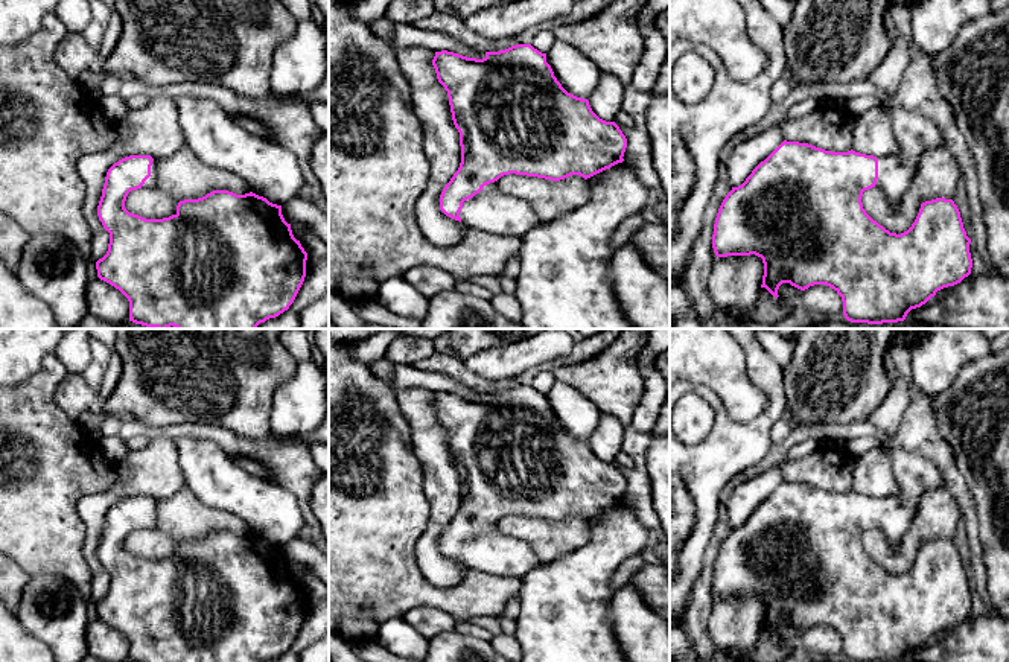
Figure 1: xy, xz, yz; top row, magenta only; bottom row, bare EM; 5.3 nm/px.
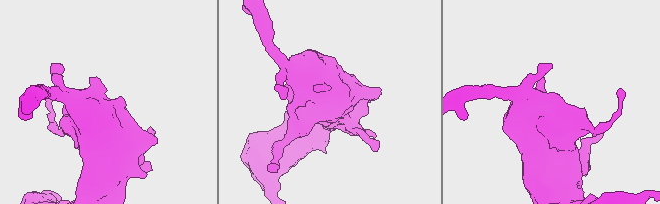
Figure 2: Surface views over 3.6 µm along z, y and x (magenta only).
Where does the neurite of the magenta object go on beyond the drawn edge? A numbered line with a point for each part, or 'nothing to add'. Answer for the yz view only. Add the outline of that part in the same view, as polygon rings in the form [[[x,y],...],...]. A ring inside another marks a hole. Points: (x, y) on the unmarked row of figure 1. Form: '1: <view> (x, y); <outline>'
1: yz (915, 475); [[[892,447],[890,458],[898,493],[877,498],[878,520],[875,528],[884,533],[892,549],[898,549],[916,517],[921,496],[930,489],[945,489],[945,482],[937,466],[925,457]]]

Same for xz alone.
1: xz (492, 553); [[[496,522],[484,527],[479,534],[464,542],[460,559],[466,569],[520,578],[540,562],[527,543],[501,534]]]

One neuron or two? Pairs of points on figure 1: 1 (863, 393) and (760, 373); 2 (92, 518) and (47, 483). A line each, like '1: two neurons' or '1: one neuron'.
1: two neurons
2: two neurons

